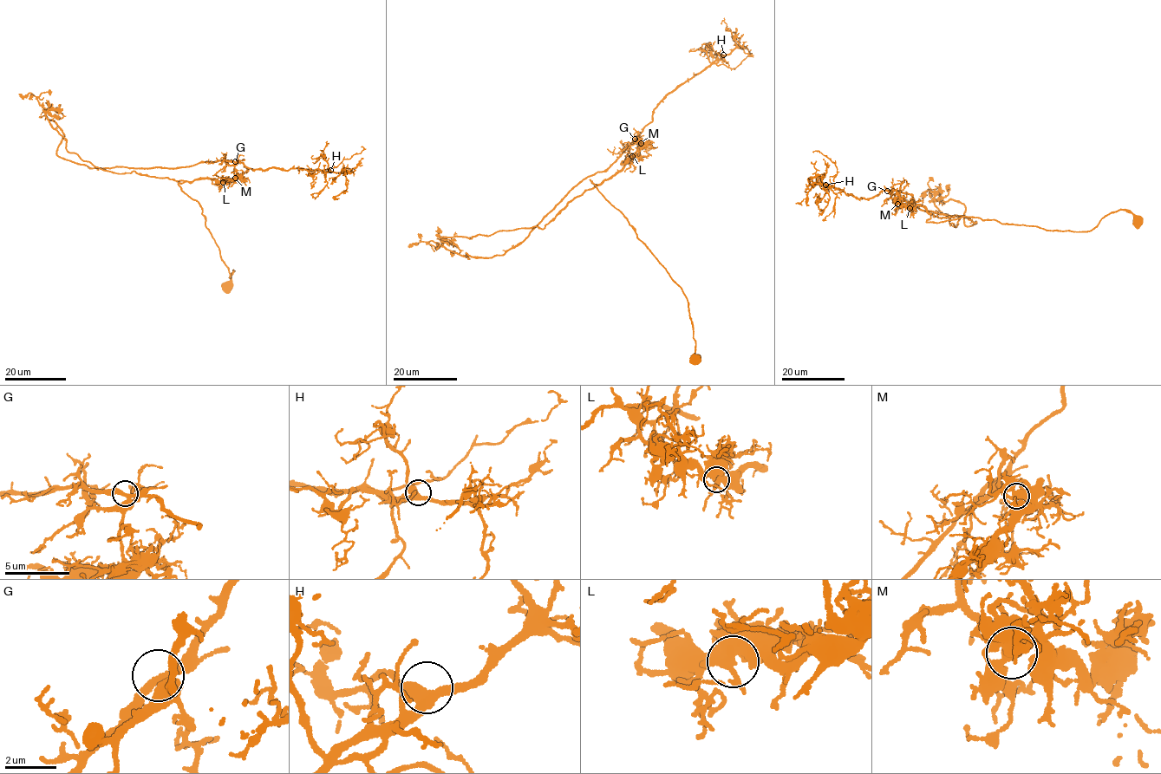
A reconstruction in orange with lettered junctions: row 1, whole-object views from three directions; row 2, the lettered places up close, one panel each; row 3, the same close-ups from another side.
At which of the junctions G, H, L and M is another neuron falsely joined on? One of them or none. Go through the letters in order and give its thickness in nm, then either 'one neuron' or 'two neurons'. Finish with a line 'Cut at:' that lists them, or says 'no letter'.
G: 300 nm thick; one neuron
H: 400 nm thick; one neuron
L: 440 nm thick; one neuron
M: 420 nm thick; two neurons
Cut at: M

